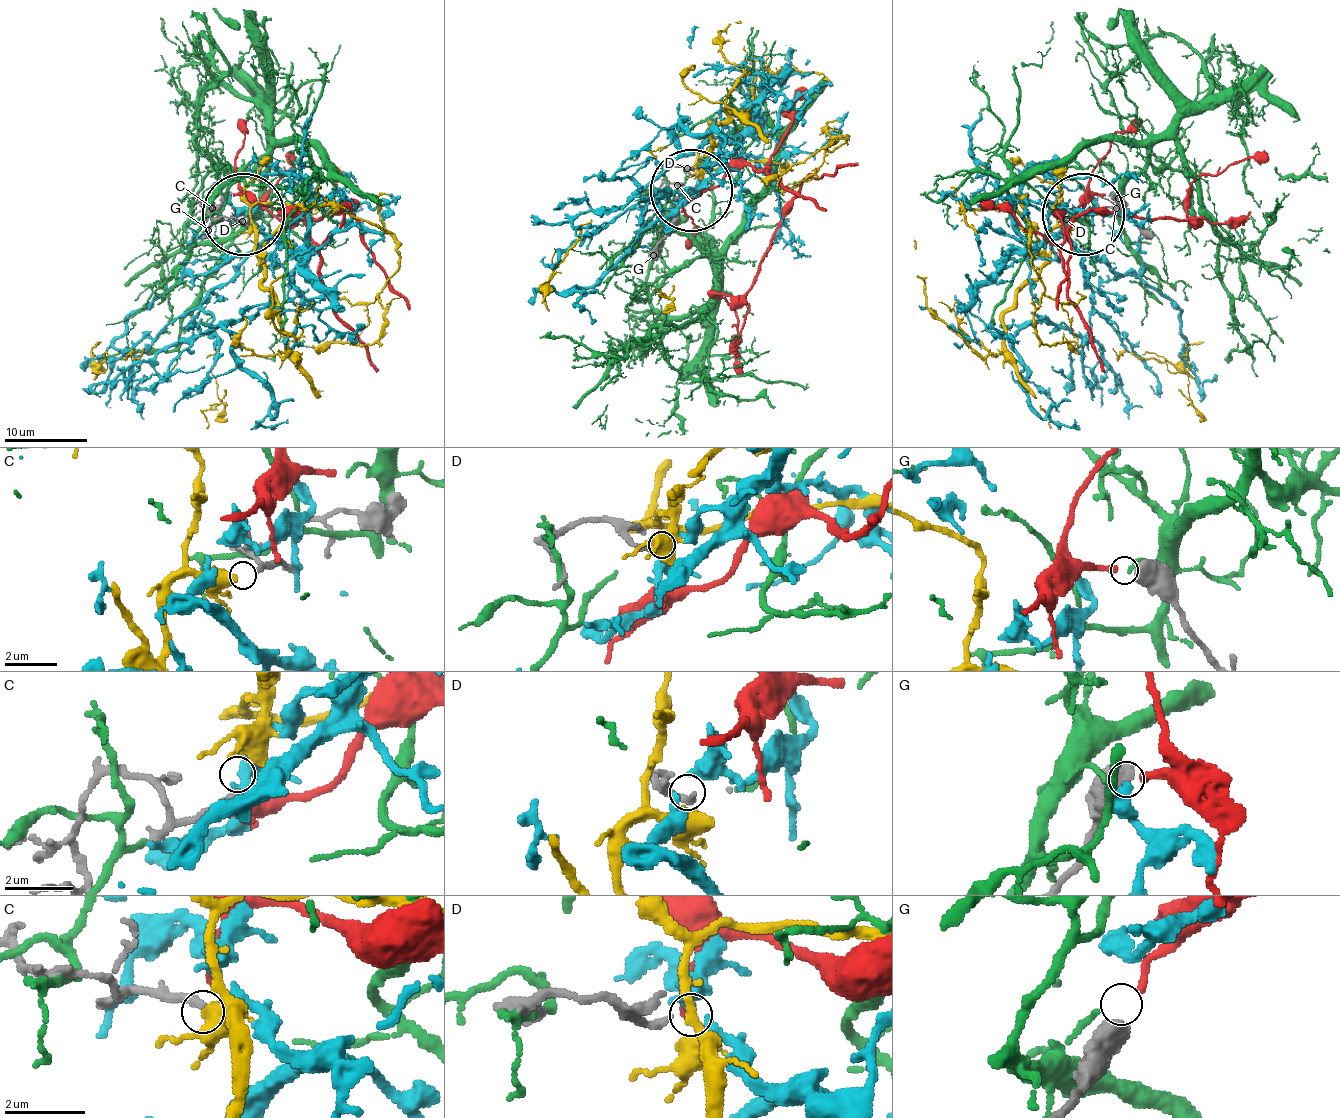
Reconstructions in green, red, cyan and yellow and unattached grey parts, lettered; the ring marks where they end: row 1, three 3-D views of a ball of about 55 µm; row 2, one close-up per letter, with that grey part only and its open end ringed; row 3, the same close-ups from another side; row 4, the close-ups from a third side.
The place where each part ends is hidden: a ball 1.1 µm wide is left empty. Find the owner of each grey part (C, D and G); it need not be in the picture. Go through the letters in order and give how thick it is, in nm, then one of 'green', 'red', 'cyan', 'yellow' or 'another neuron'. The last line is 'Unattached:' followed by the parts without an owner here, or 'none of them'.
C: 200 nm | yellow
D: 180 nm | cyan
G: 650 nm | red
Unattached: none of them

